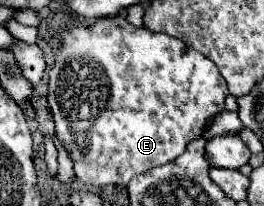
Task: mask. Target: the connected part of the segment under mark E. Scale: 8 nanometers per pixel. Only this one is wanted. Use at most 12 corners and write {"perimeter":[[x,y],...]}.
{"perimeter":[[98,19],[60,37],[56,135],[88,185],[174,161],[224,111],[216,65]]}

